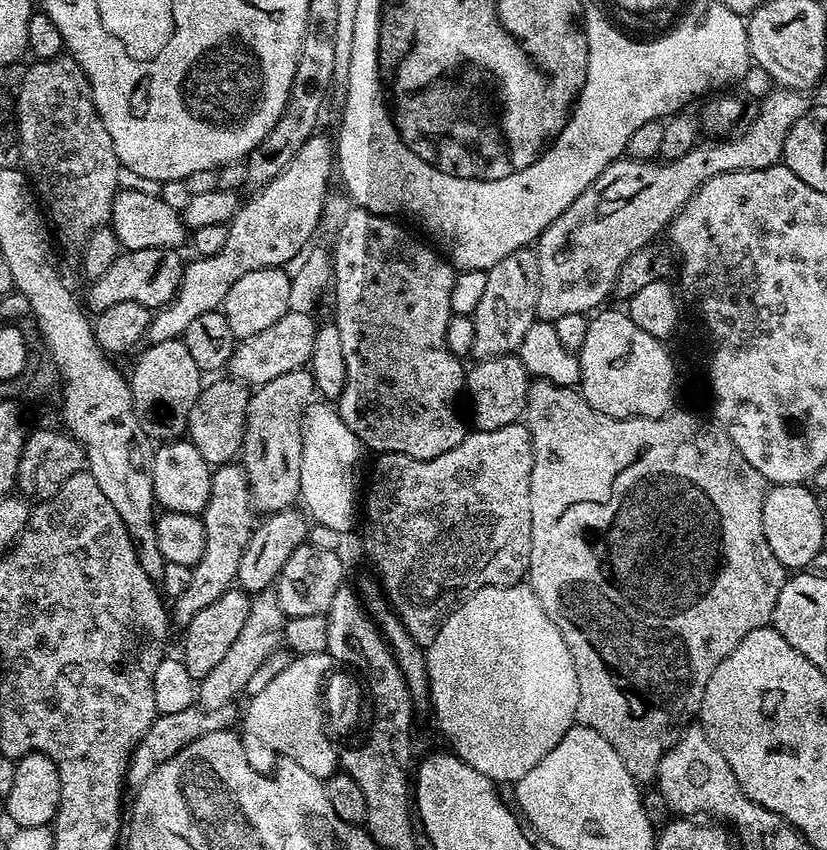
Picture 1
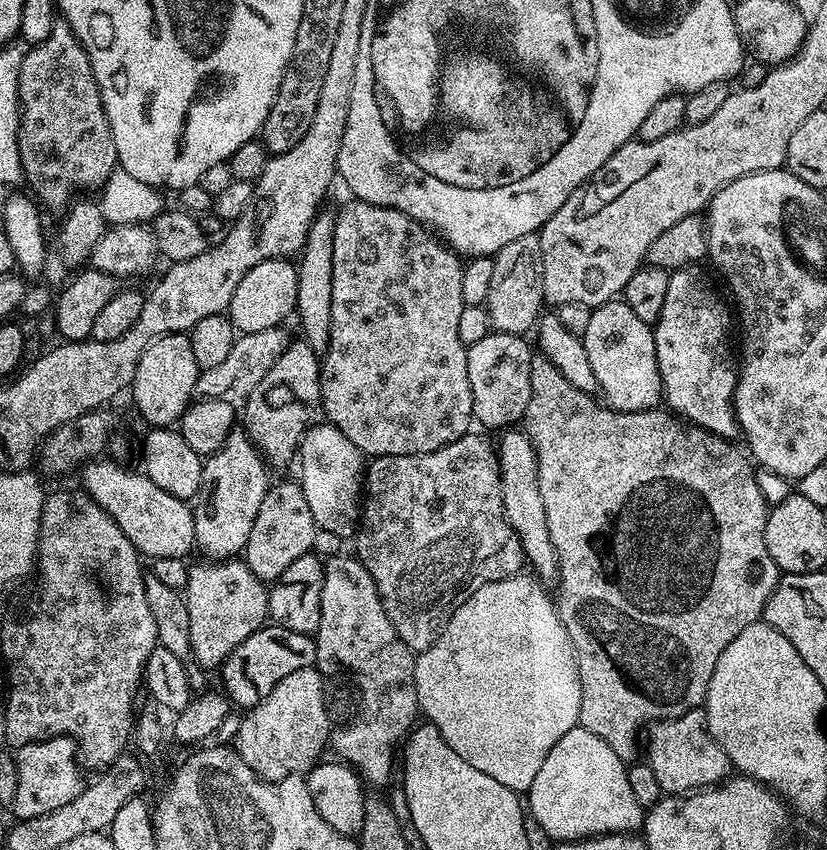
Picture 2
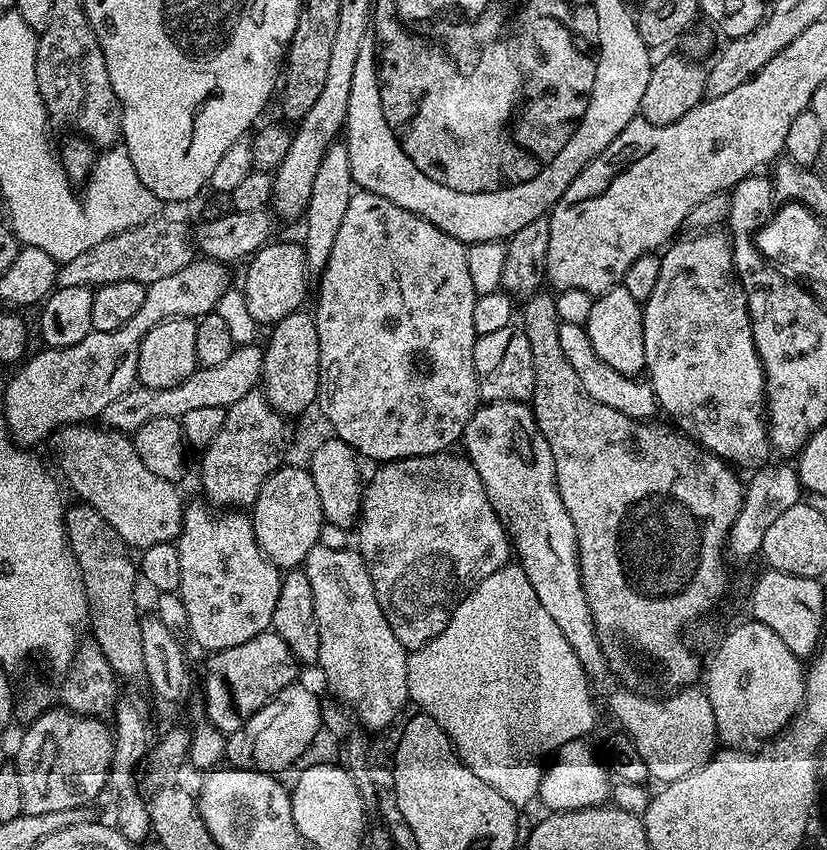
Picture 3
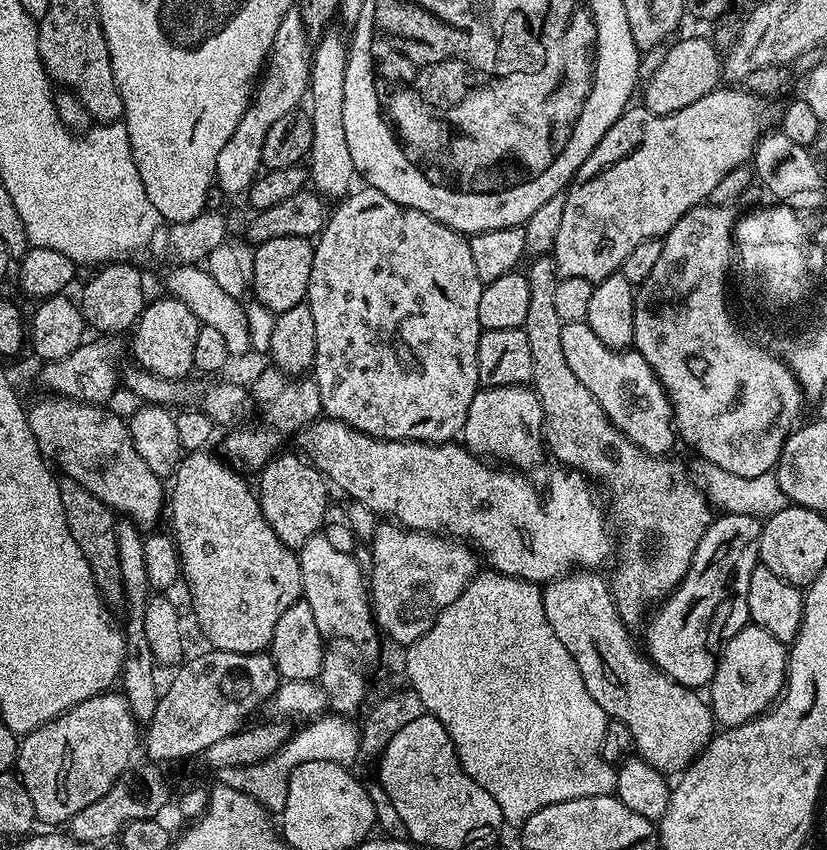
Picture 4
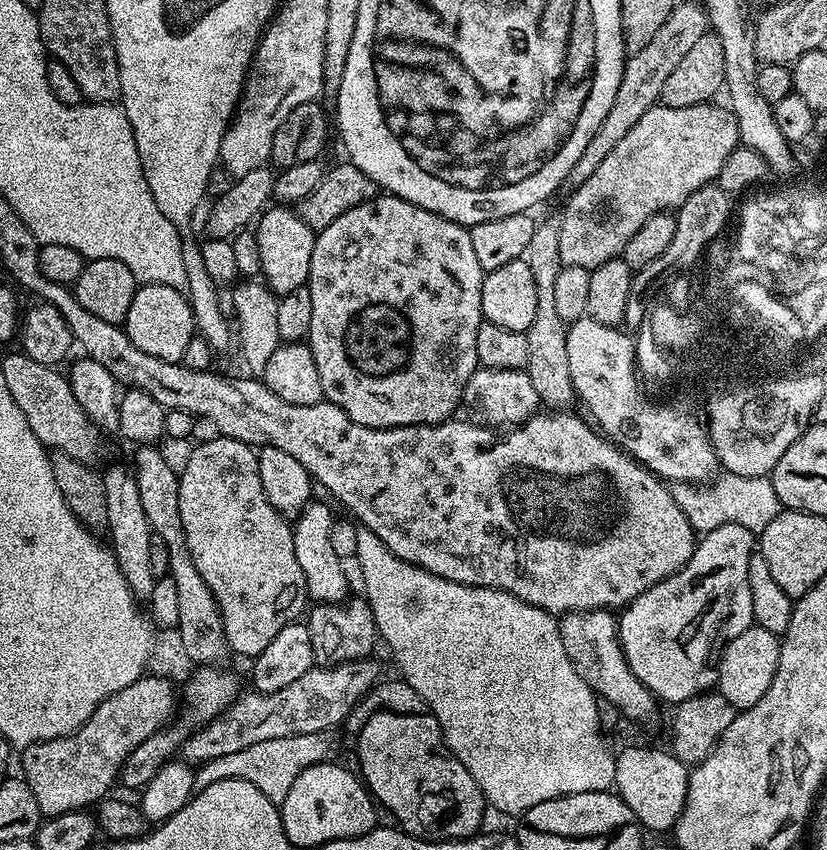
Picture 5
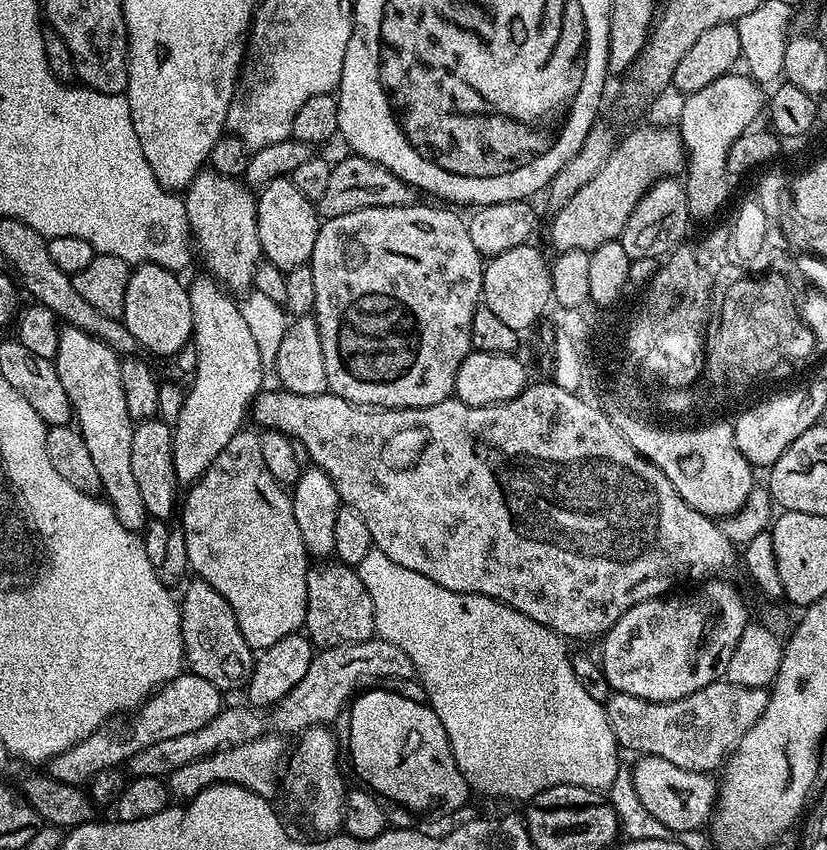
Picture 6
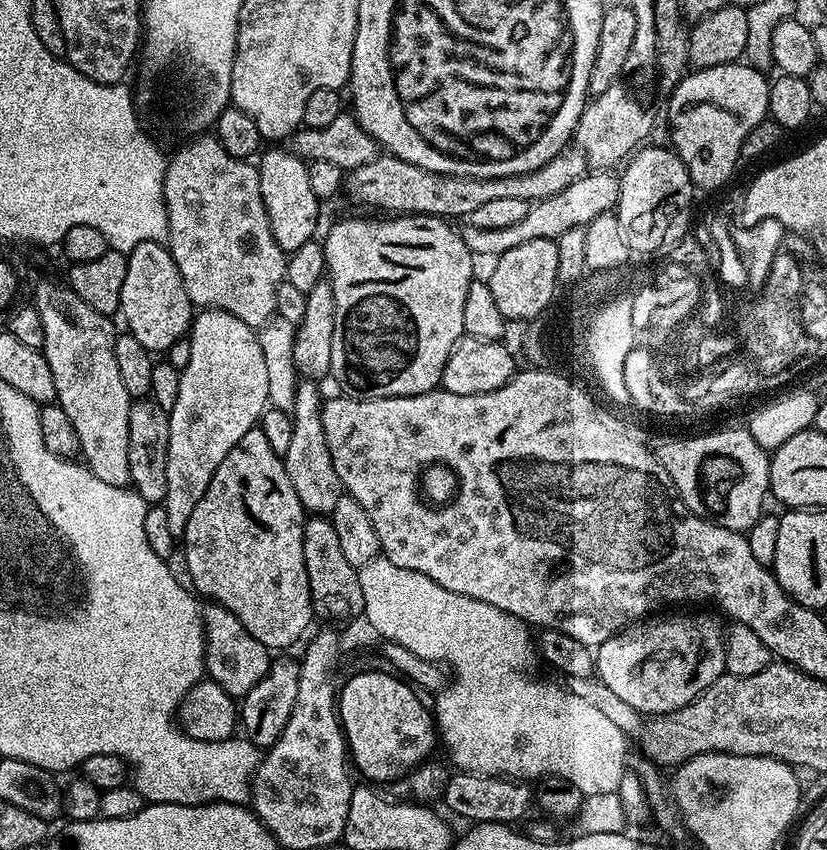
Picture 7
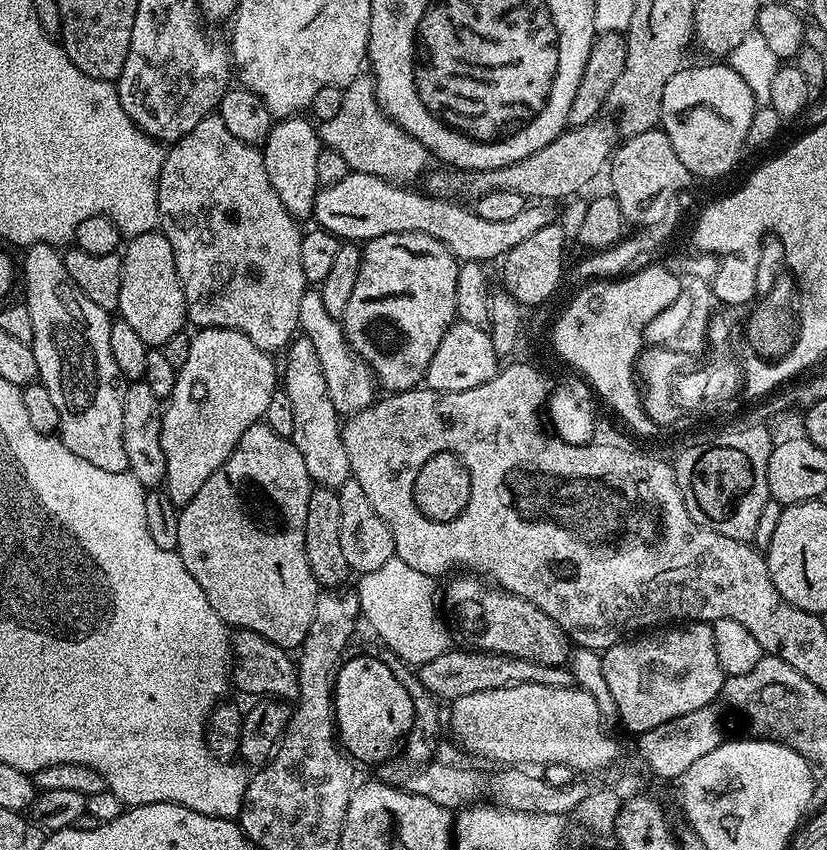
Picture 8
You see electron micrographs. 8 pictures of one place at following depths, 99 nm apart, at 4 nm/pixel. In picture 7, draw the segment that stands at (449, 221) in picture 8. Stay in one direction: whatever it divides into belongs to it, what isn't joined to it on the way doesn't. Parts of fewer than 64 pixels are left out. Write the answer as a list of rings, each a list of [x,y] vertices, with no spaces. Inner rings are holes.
[[[585,174],[578,182],[566,186],[553,196],[547,196],[545,200],[537,200],[529,207],[526,218],[517,222],[515,226],[506,226],[506,230],[478,230],[468,226],[463,229],[462,235],[466,246],[477,257],[490,256],[497,258],[506,251],[512,250],[531,239],[550,239],[557,241],[566,230],[584,228],[598,219],[599,216],[611,213],[620,200],[620,182],[612,174]]]

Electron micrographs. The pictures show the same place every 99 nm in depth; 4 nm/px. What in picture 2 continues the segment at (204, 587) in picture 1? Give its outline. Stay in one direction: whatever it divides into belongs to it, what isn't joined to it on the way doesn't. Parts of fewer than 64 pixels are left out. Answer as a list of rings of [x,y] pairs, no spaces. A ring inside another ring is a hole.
[[[233,430],[224,445],[204,460],[200,493],[191,510],[196,548],[204,551],[209,561],[236,558],[243,553],[254,518],[258,518],[258,506],[262,506],[270,487],[268,472],[269,465],[243,430]]]

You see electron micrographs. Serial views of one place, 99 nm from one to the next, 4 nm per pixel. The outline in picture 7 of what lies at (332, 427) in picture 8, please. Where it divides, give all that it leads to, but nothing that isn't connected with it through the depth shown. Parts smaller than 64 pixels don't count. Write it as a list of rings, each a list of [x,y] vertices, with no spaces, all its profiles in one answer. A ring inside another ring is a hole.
[[[300,382],[296,385],[296,397],[292,412],[294,438],[290,438],[290,446],[282,453],[286,466],[286,474],[290,474],[290,482],[294,482],[294,490],[298,490],[298,502],[302,502],[305,513],[312,516],[328,516],[334,510],[338,498],[345,495],[342,482],[338,478],[338,470],[330,458],[330,450],[326,446],[326,434],[322,430],[322,395],[315,383]]]

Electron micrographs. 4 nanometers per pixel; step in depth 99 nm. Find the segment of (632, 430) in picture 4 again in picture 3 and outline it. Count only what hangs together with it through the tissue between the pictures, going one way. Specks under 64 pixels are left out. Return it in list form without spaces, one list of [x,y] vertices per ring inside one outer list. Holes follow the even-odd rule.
[[[574,322],[560,323],[558,343],[562,346],[562,354],[566,354],[570,366],[574,366],[574,374],[578,374],[578,382],[582,382],[586,394],[594,402],[602,402],[635,420],[648,420],[655,417],[652,415],[657,415],[658,405],[656,395],[652,393],[651,384],[647,379],[623,376],[618,374],[618,370],[606,366],[606,362],[602,362],[602,358],[598,358],[598,354],[594,354],[594,346],[590,346],[590,338],[585,325]]]

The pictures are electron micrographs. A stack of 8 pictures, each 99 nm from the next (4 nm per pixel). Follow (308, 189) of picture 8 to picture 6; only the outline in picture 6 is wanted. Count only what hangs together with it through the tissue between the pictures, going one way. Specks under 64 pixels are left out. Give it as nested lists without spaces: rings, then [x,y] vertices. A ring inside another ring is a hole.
[[[290,178],[271,180],[269,184],[259,189],[256,201],[256,221],[258,222],[260,250],[267,263],[280,268],[286,274],[291,268],[303,268],[311,261],[314,254],[314,241],[318,239],[318,230],[322,220],[318,215],[317,205],[308,200],[306,194],[302,194],[302,190],[298,190],[298,186],[294,186]]]

